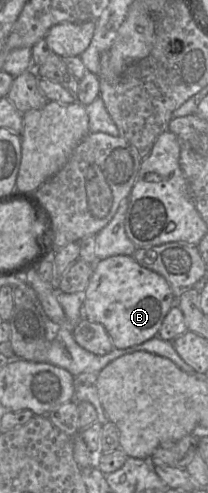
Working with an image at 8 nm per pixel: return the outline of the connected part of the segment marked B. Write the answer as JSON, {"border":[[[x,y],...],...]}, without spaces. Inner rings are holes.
{"border":[[[126,255],[97,260],[84,293],[83,318],[103,325],[115,349],[130,348],[157,337],[168,312],[178,306],[163,276]]]}

